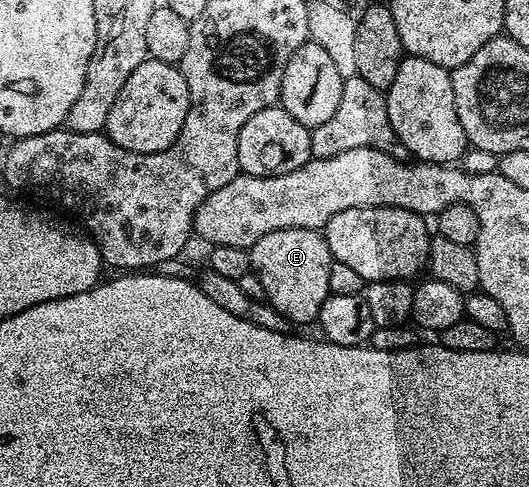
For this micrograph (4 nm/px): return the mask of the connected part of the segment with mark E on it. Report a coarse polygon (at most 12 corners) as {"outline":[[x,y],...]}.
{"outline":[[279,230],[250,248],[264,297],[315,323],[332,253],[318,230]]}

